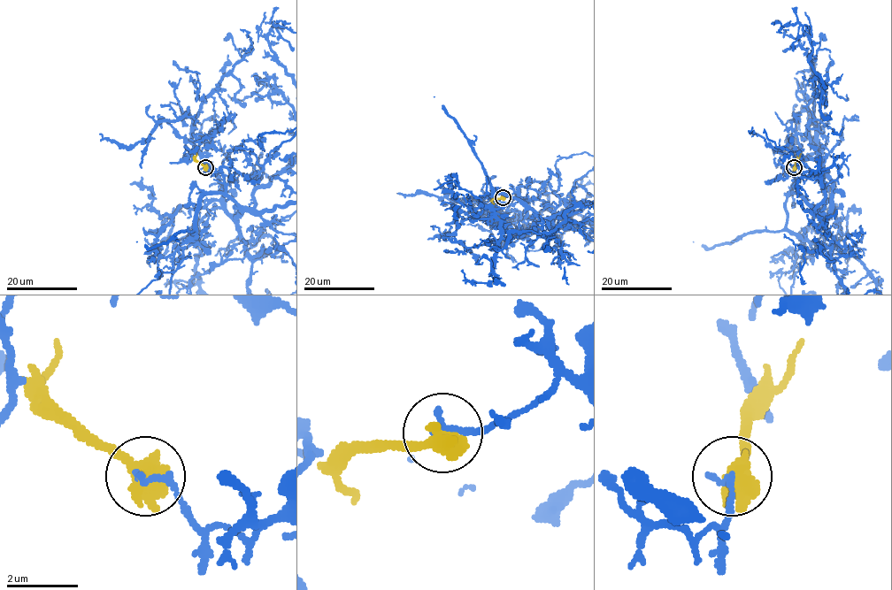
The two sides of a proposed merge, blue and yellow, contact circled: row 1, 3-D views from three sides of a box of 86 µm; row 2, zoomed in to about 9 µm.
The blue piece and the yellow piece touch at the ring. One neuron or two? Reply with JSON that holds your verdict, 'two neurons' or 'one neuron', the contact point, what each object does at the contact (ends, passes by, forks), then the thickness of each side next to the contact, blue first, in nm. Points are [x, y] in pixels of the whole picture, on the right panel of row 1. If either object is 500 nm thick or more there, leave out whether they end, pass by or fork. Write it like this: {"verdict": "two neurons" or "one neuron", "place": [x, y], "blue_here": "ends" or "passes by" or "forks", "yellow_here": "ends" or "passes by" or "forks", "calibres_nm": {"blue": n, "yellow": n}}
{"verdict": "two neurons", "place": [794, 167], "calibres_nm": {"blue": 220, "yellow": 700}}

